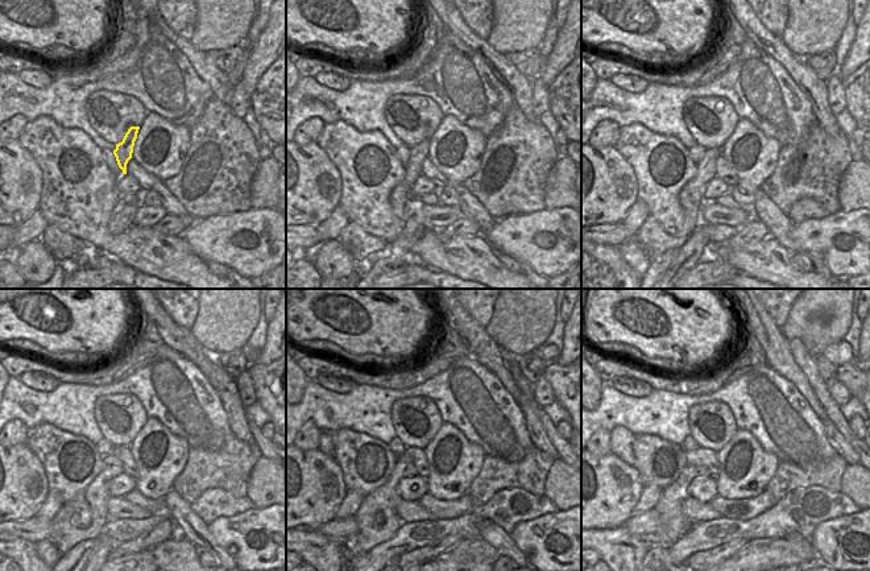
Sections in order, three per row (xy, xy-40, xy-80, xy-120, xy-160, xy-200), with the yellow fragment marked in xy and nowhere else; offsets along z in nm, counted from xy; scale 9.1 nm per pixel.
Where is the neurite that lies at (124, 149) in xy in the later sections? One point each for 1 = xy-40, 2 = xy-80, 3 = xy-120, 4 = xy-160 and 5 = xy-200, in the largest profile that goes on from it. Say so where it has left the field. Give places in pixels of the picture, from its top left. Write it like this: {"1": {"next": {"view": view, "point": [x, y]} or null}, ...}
{"1": {"next": {"view": "xy-40", "point": [398, 197]}}, "2": {"next": {"view": "xy-80", "point": [691, 197]}}, "3": {"next": {"view": "xy-120", "point": [96, 495]}}, "4": {"next": {"view": "xy-160", "point": [385, 496]}}, "5": {"next": {"view": "xy-200", "point": [675, 493]}}}

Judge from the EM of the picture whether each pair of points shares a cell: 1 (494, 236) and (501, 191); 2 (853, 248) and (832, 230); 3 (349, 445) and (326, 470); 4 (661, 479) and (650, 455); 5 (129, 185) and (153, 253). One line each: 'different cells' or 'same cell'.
1: different cells
2: same cell
3: different cells
4: same cell
5: different cells

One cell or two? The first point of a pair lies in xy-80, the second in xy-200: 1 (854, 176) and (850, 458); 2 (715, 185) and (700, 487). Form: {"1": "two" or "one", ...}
{"1": "two", "2": "one"}

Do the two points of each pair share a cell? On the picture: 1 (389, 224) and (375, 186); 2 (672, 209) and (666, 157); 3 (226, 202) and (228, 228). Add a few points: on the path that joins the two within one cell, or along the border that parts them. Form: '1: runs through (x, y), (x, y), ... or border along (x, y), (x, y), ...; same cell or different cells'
1: runs through (380, 215), (375, 210), (375, 195); same cell
2: runs through (661, 195), (658, 182), (662, 170); same cell
3: border along (249, 209), (230, 214), (212, 214), (197, 220); different cells

